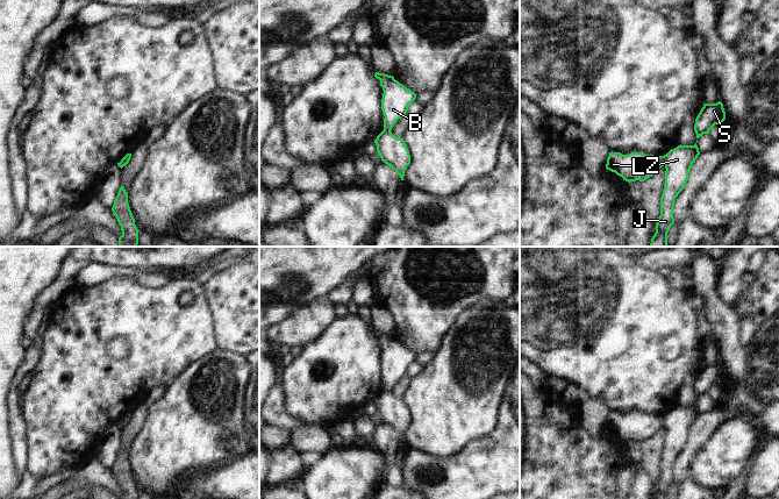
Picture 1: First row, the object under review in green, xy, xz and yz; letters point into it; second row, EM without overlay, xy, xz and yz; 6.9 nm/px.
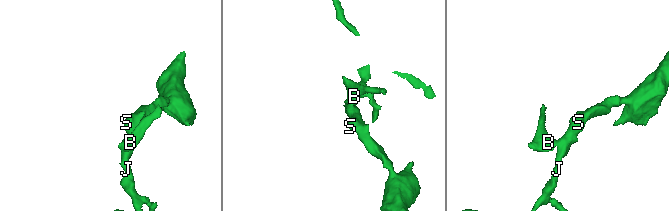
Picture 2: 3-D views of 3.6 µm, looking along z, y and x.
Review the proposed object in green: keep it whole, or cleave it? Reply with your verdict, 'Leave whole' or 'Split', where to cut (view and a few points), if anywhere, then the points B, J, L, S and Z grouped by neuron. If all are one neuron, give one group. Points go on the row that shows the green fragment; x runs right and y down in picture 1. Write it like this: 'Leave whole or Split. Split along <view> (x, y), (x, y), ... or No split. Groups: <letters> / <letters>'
Split. Split along yz (663, 156), (665, 164). Groups: B L / J S Z

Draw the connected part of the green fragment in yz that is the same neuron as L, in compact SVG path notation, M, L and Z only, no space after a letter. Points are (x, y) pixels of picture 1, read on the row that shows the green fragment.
M610 152L607 158L606 169L622 177L623 180L644 181L652 177L662 166L665 165L664 156L648 156L644 152Z

